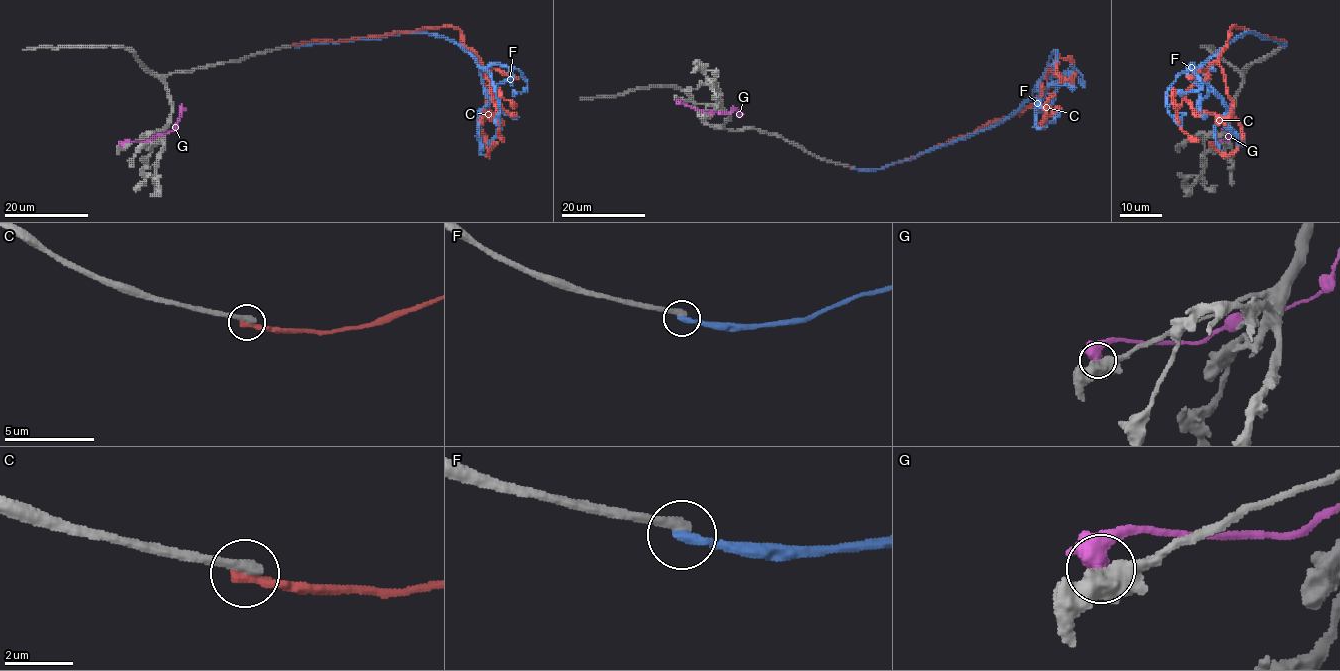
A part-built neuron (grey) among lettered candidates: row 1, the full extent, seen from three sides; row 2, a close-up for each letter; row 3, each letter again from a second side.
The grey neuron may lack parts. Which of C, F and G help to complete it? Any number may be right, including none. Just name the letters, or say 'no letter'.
no letter

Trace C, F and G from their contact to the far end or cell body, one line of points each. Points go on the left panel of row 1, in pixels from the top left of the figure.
C: (294, 45), (455, 27), (479, 62), (488, 93), (481, 125), (489, 154), (498, 142)
F: (295, 46), (400, 32), (455, 41), (481, 67), (509, 69), (477, 113), (477, 138), (488, 143), (500, 126)
G: (123, 145), (126, 141), (146, 141), (172, 132), (182, 104)

